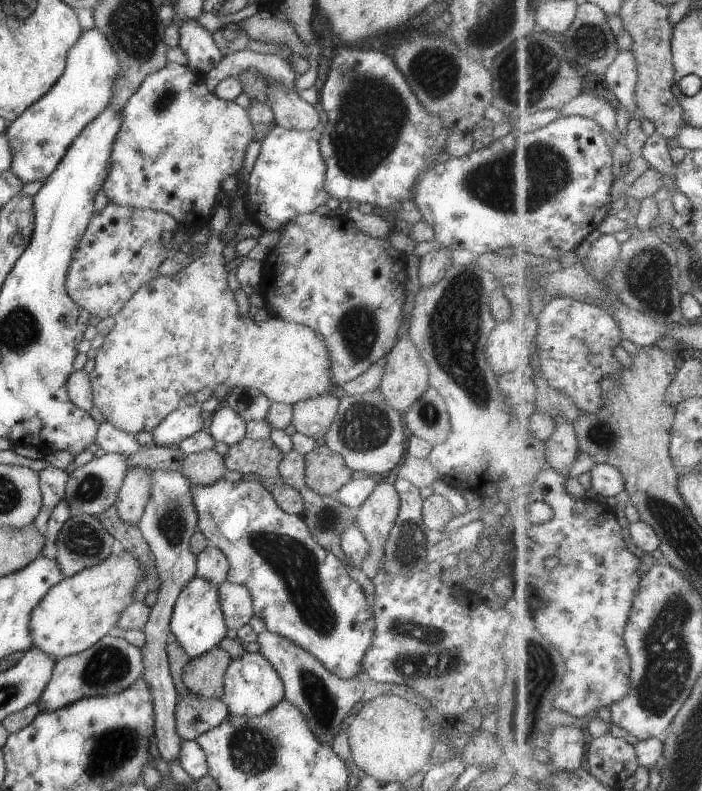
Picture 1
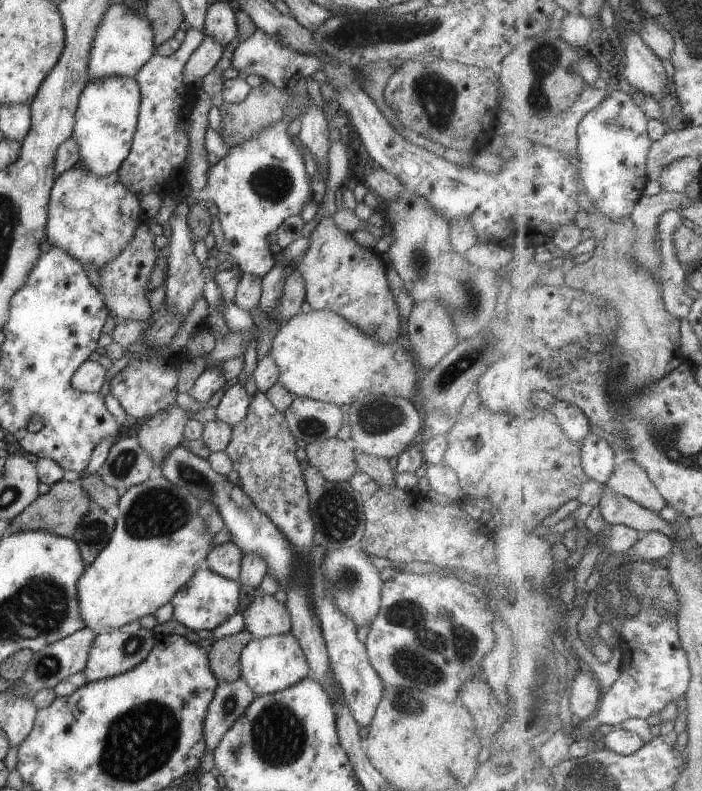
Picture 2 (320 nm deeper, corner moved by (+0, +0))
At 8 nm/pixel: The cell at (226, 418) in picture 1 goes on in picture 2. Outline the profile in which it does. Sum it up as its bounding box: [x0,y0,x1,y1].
[215,383,250,427]

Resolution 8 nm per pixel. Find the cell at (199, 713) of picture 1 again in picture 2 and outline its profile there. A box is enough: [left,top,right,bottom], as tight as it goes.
[202,676,255,752]

